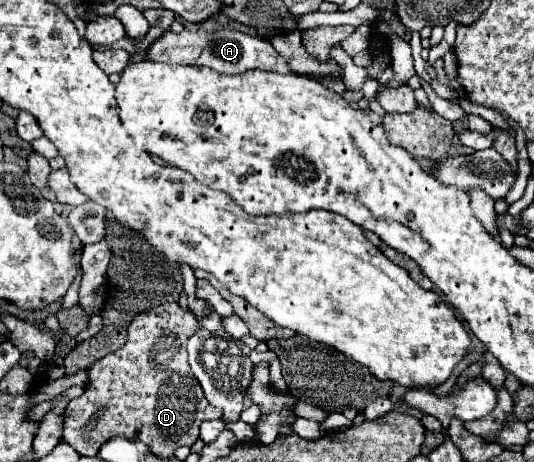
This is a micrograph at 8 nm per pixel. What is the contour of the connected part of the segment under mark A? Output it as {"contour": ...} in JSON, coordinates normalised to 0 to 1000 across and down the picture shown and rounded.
{"contour":[[[343,63],[339,71],[309,67],[283,102],[275,106],[272,123],[279,132],[301,132],[301,136],[343,136],[343,141],[384,141],[399,154],[444,162],[459,158],[466,149],[489,149],[489,154],[519,154],[519,158],[541,158],[541,141],[522,123],[522,115],[511,106],[504,84],[485,84],[459,76],[451,67],[414,63],[414,67],[384,67],[384,63]]]}

